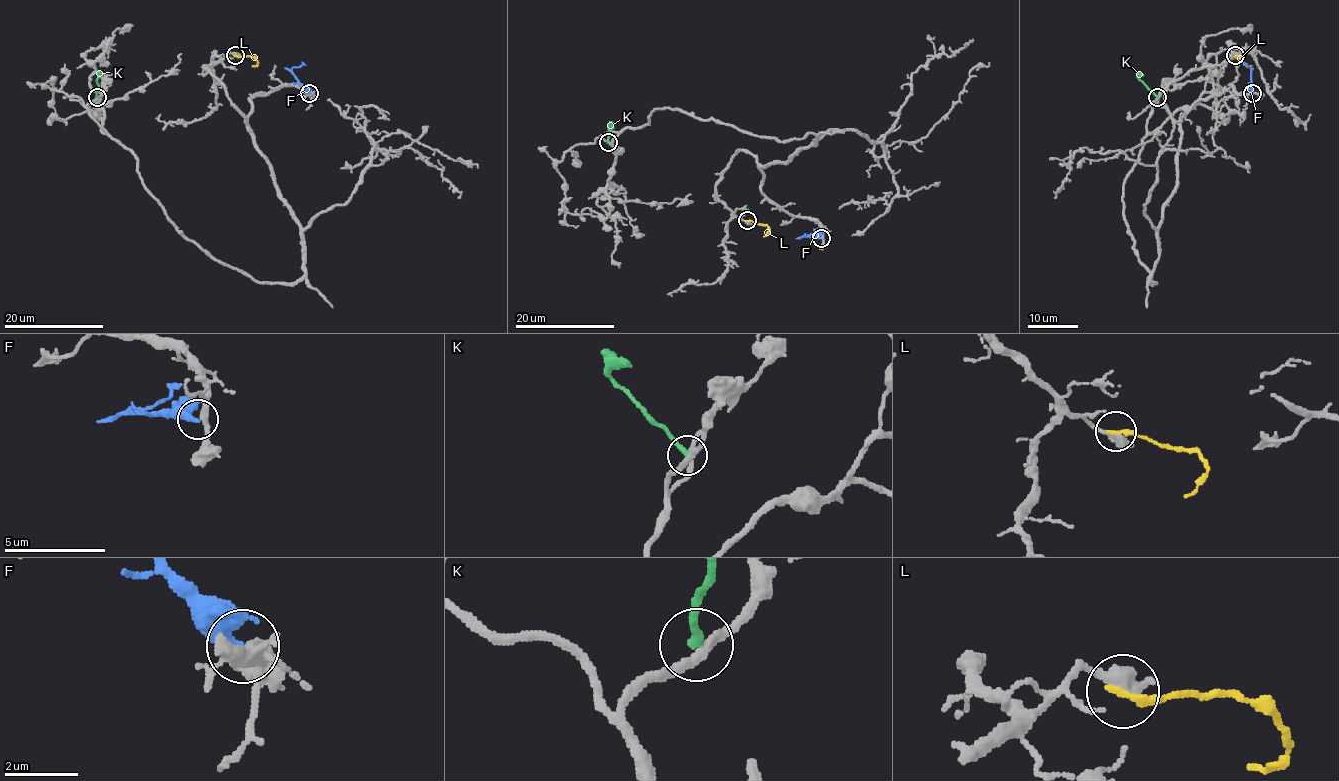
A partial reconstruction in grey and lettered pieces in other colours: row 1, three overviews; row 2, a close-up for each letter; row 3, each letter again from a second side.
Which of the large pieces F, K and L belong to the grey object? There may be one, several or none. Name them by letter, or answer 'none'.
none

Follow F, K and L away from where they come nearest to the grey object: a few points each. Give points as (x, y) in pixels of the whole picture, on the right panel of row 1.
F: (1252, 93), (1249, 67), (1243, 64)
K: (1157, 97), (1140, 79), (1136, 71)
L: (1234, 56), (1251, 66)

